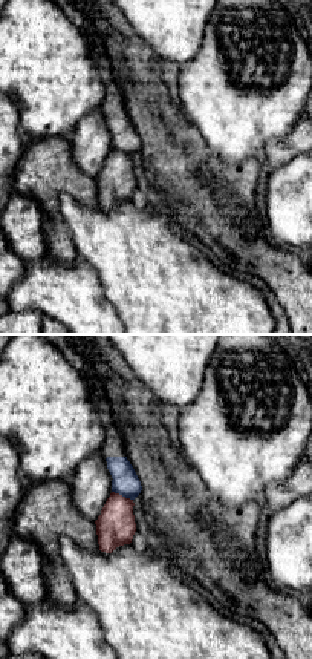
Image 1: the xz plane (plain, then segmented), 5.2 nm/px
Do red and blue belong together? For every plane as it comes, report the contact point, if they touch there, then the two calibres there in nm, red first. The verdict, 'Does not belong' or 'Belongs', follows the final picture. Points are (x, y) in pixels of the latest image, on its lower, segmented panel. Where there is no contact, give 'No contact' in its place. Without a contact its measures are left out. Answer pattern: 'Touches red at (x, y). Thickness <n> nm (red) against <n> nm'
Touches red at (121, 495). Thickness 200 nm (red) against 140 nm

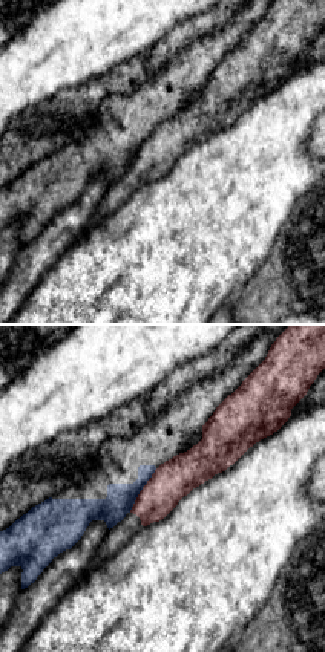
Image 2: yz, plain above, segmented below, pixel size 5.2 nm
Touches red at (141, 490). Thickness 200 nm (red) against 150 nm

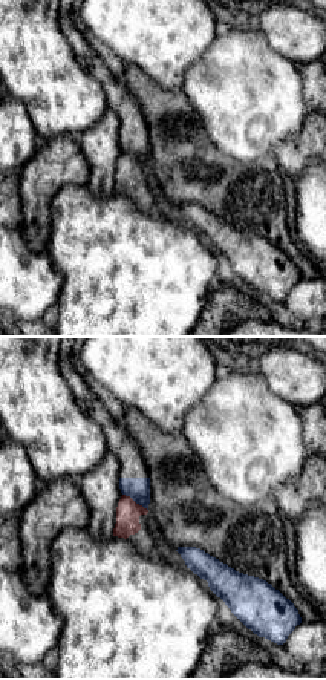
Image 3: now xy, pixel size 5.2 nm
Touches red at (133, 501). Thickness 130 nm (red) against 120 nm

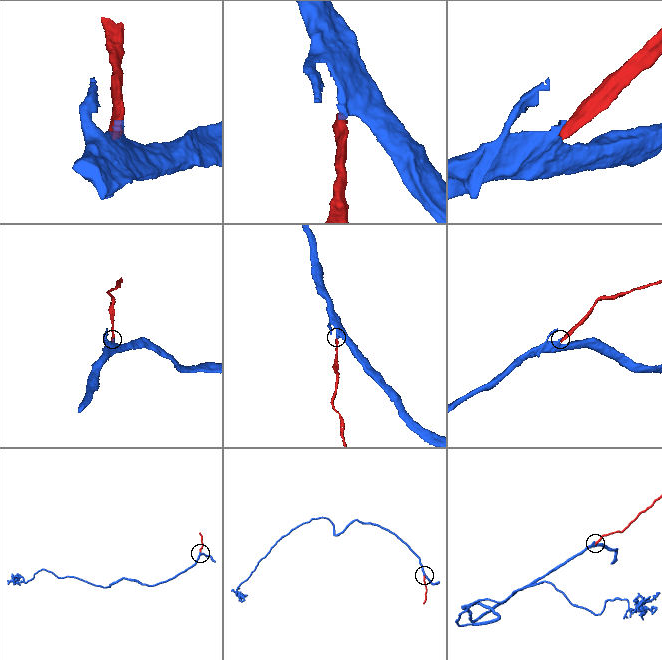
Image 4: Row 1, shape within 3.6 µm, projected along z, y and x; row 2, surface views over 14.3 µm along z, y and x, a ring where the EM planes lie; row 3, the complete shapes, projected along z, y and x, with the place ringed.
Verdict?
Does not belong

